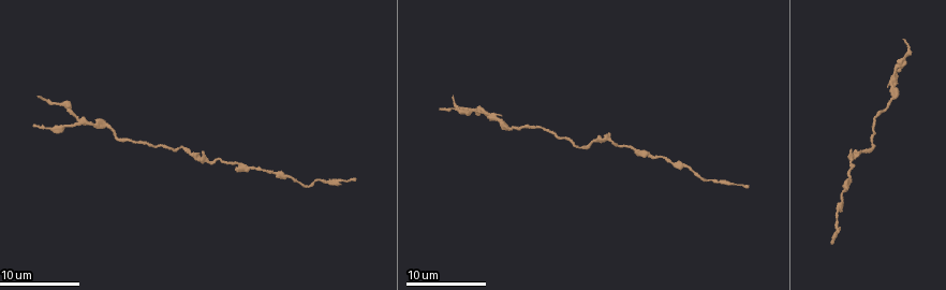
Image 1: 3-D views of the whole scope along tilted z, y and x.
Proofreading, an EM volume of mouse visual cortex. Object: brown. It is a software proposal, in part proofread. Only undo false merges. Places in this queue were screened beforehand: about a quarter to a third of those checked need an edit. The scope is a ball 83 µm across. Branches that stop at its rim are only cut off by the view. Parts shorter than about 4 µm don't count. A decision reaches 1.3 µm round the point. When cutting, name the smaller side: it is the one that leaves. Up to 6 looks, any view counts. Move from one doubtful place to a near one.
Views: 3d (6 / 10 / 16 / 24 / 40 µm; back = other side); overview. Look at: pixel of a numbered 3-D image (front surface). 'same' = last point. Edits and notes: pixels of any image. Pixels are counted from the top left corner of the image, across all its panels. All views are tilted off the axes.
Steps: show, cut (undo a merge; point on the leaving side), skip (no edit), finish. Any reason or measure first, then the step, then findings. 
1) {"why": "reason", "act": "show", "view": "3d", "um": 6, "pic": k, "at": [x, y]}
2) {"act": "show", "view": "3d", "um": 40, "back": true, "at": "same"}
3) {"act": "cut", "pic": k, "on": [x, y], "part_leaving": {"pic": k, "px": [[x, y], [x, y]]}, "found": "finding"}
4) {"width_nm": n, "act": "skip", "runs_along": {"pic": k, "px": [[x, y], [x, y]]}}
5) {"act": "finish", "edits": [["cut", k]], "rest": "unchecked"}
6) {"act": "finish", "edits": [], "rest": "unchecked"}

{"why": "sudden change in width", "act": "show", "view": "3d", "um": 10, "pic": 1, "at": [714, 182]}

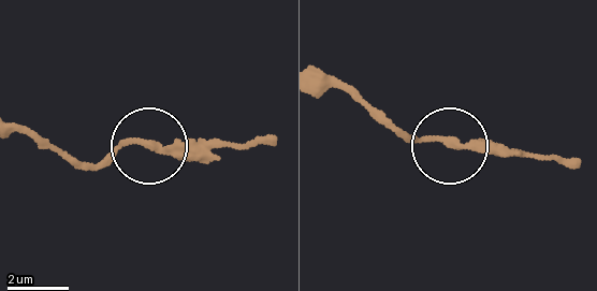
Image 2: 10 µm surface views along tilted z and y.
{"act": "cut", "pic": 2, "on": [193, 148], "part_leaving": {"pic": 2, "px": [[150, 142], [207, 150], [274, 135]]}, "found": "two cells meet here"}

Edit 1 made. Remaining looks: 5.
{"act": "show", "view": "overview"}

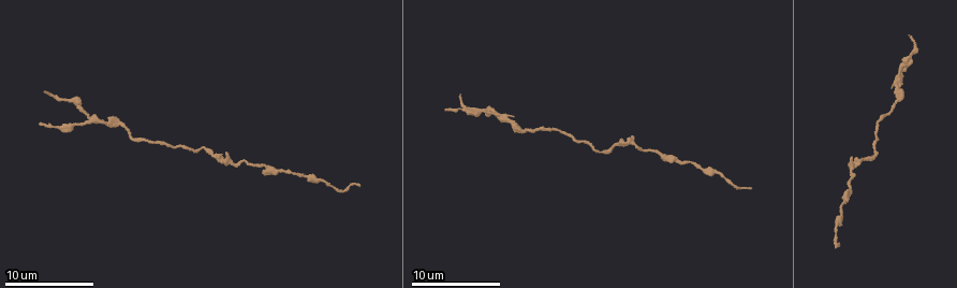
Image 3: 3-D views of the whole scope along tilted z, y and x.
{"why": "thick turns thin", "act": "show", "view": "3d", "um": 6, "pic": 3, "at": [836, 224]}

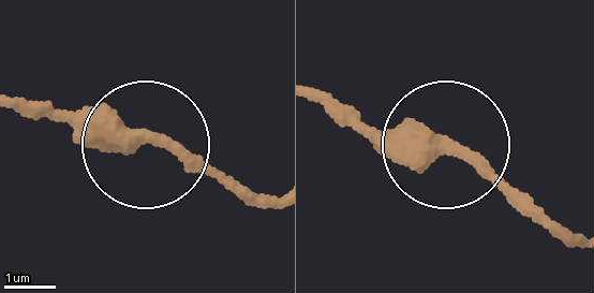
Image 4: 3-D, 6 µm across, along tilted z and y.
{"act": "show", "view": "3d", "um": 6, "back": true, "pic": 4, "at": [450, 149]}

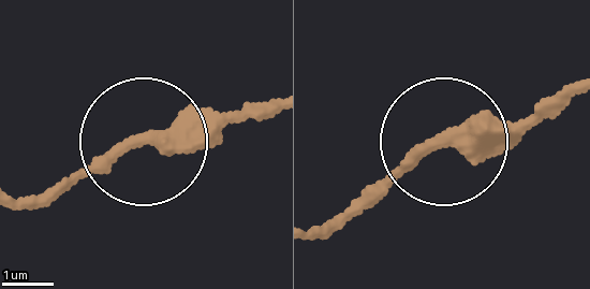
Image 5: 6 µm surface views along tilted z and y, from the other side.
{"act": "skip", "runs_along": {"pic": 5, "px": [[269, 116], [103, 150], [44, 201]]}, "found": "one cell here"}

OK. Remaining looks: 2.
{"why": "three-way junction", "act": "show", "view": "3d", "um": 10, "pic": 3, "at": [90, 116]}

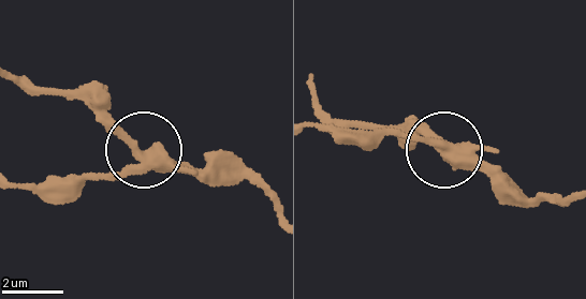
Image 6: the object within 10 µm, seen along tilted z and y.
{"act": "show", "view": "3d", "um": 6, "pic": 6, "at": [136, 157]}

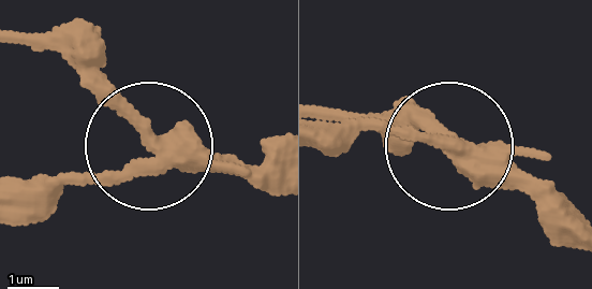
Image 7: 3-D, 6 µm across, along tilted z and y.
{"width_nm": 330, "act": "cut", "pic": 7, "on": [112, 172], "part_leaving": {"pic": 7, "px": [[189, 160], [26, 184]]}, "found": "two cells meet here"}

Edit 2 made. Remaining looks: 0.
{"act": "finish", "edits": [["cut", 2], ["cut", 7]], "rest": "unchecked"}

